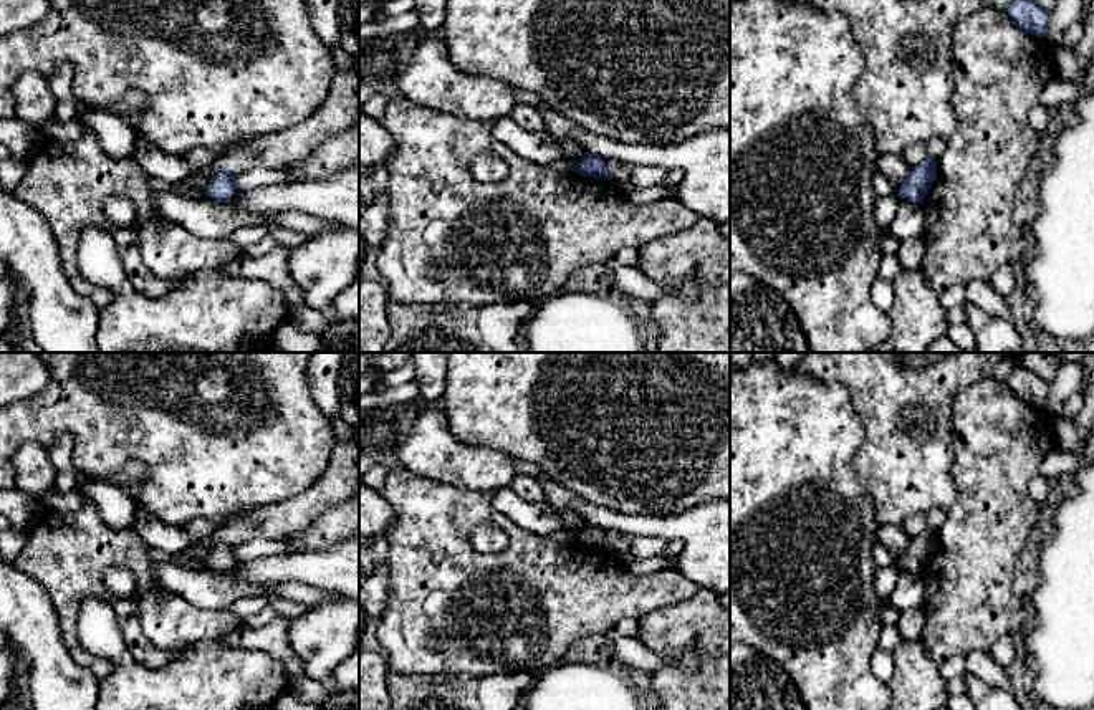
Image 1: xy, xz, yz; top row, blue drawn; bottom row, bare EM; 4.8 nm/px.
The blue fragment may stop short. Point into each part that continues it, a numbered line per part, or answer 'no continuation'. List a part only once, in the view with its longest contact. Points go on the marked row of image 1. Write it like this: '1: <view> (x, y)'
no continuation

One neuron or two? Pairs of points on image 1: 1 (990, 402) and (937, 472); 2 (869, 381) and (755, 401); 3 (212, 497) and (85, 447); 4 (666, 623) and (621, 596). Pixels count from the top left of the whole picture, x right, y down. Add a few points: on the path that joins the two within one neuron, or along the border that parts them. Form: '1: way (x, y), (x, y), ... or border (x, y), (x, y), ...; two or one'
1: border (952, 412), (950, 479), (957, 490); two
2: border (806, 376), (839, 383), (861, 421); two
3: way (181, 465), (163, 447), (116, 447); one
4: border (684, 599), (657, 606), (636, 618); two

